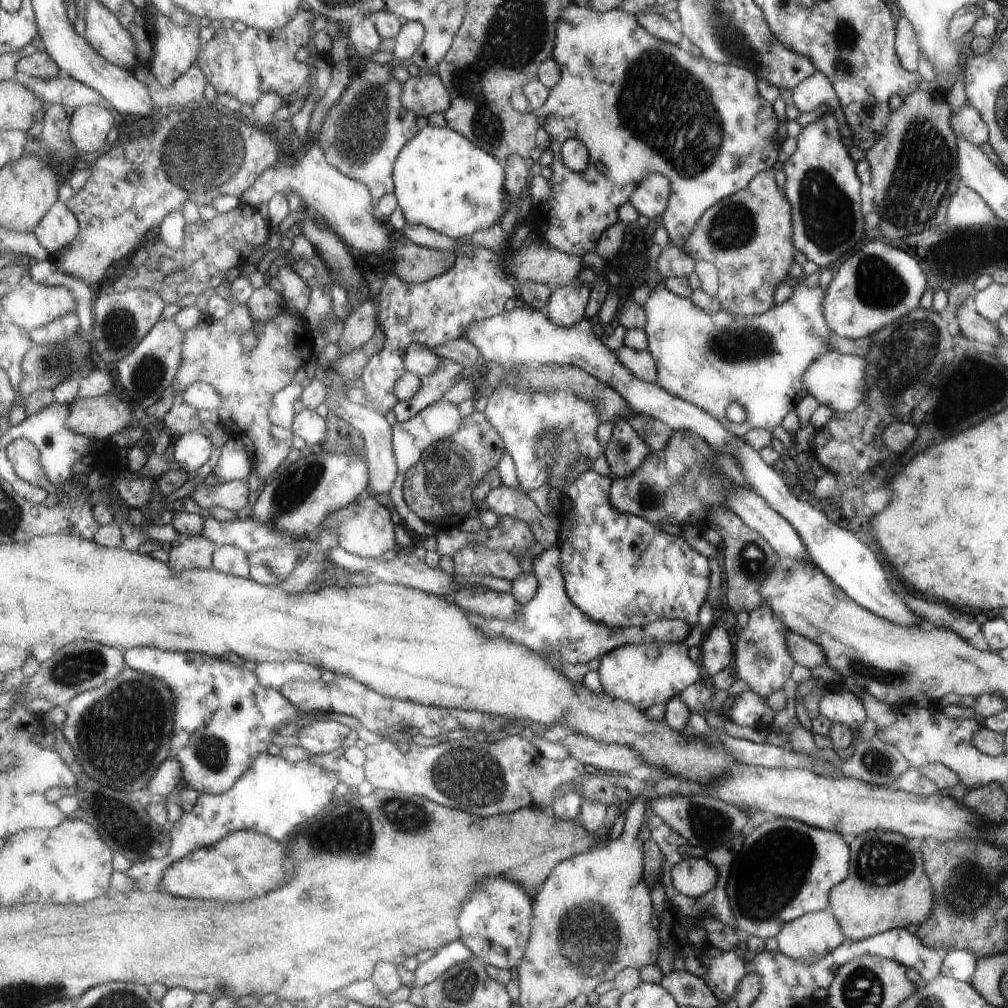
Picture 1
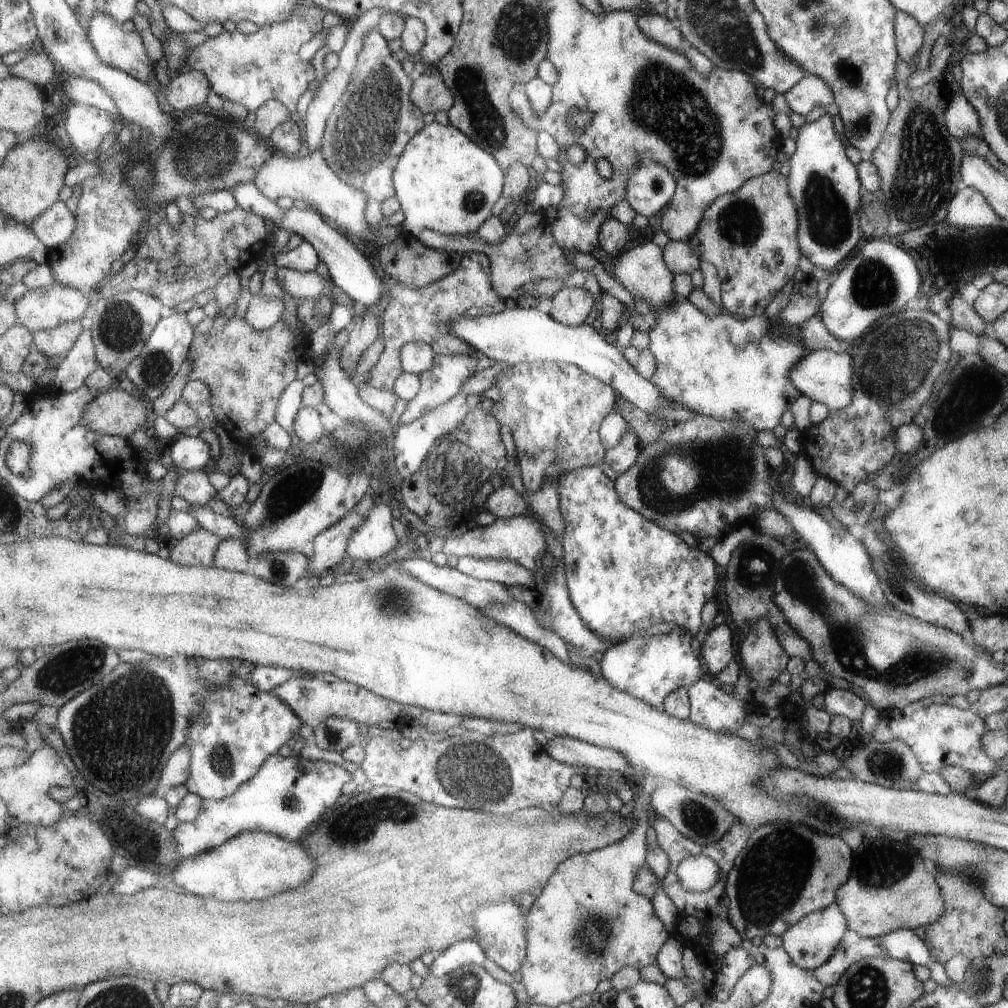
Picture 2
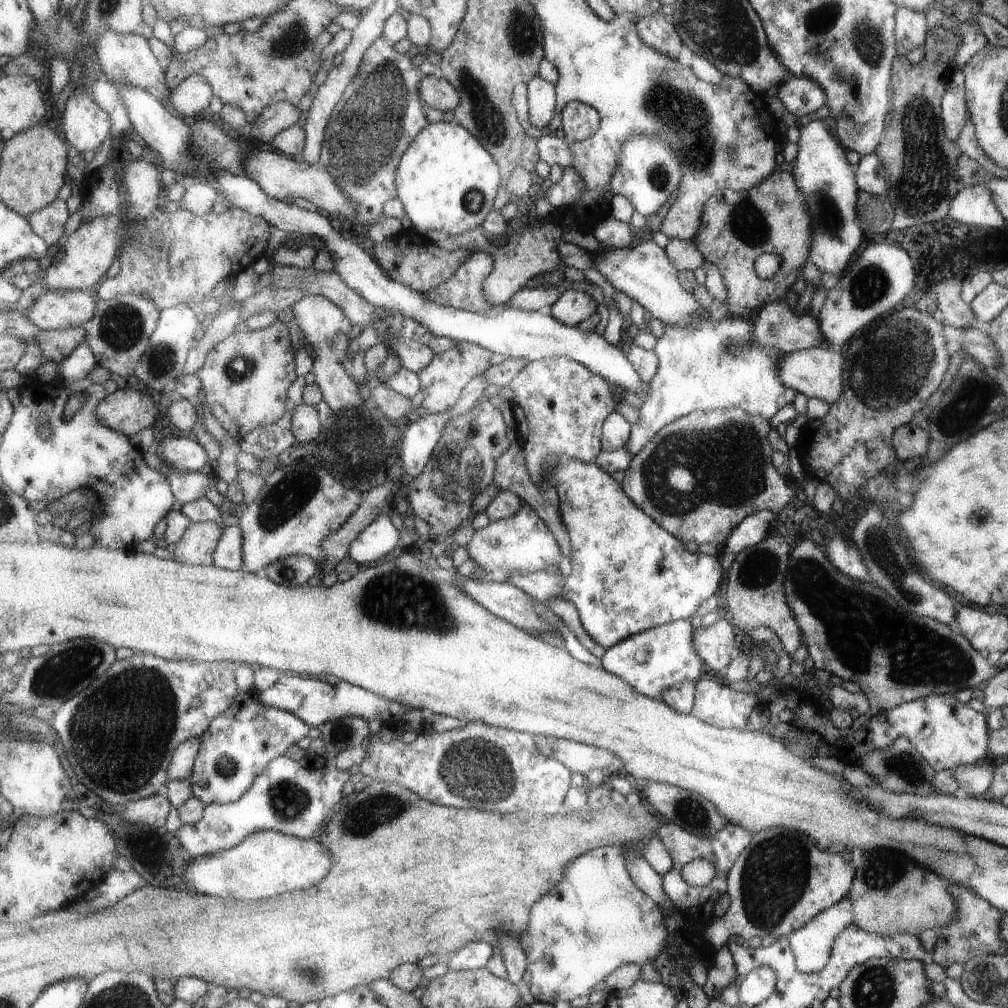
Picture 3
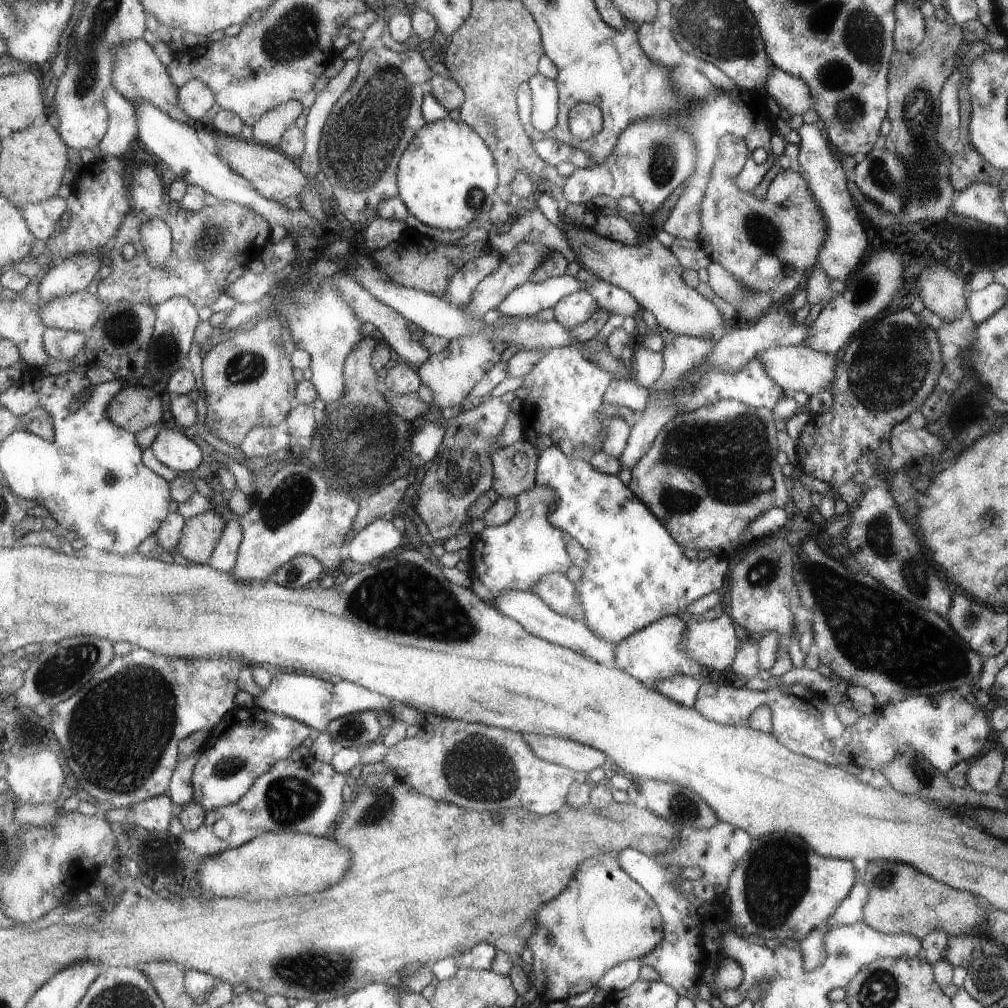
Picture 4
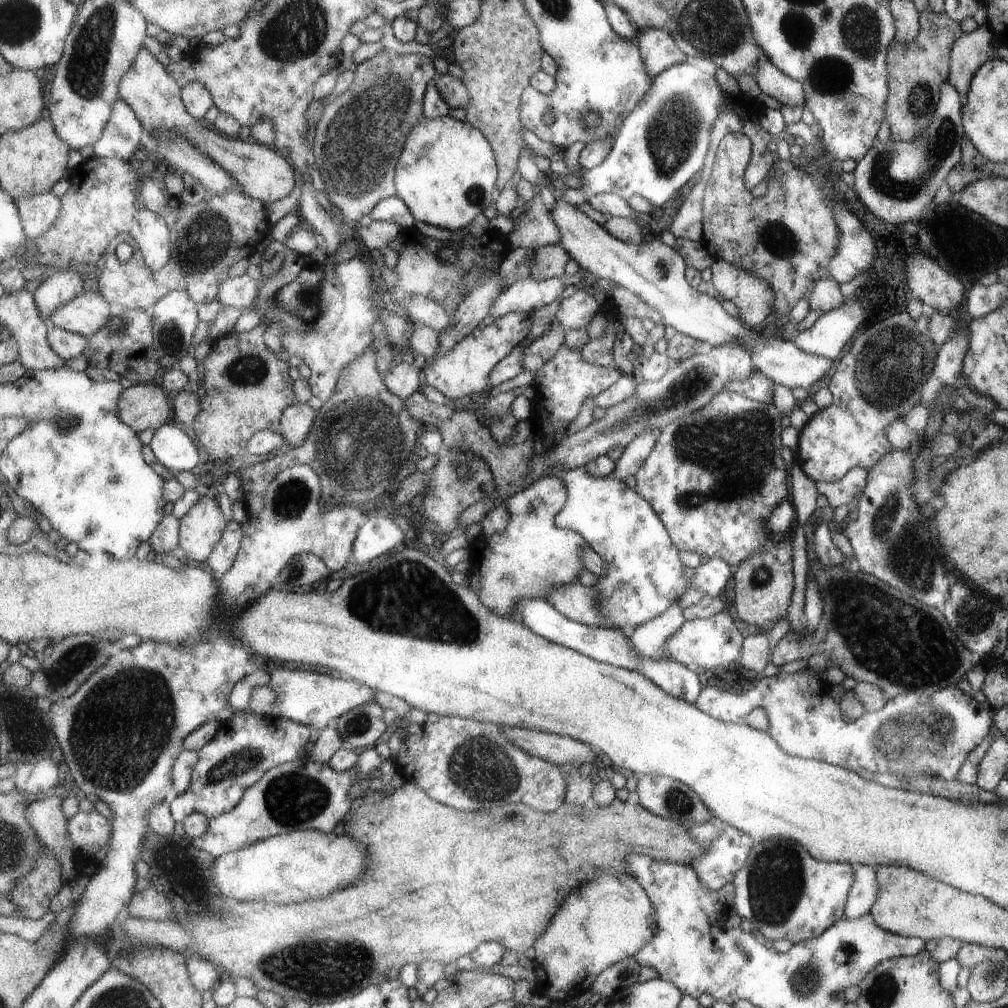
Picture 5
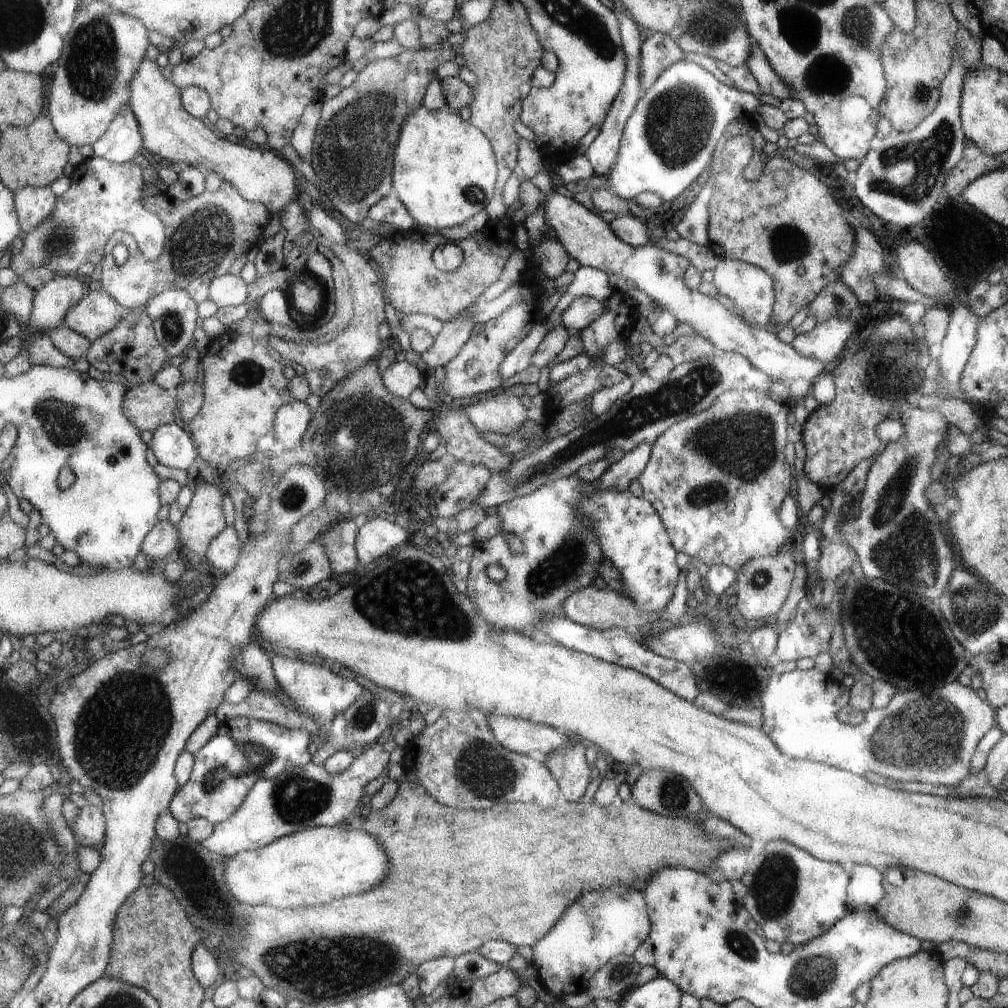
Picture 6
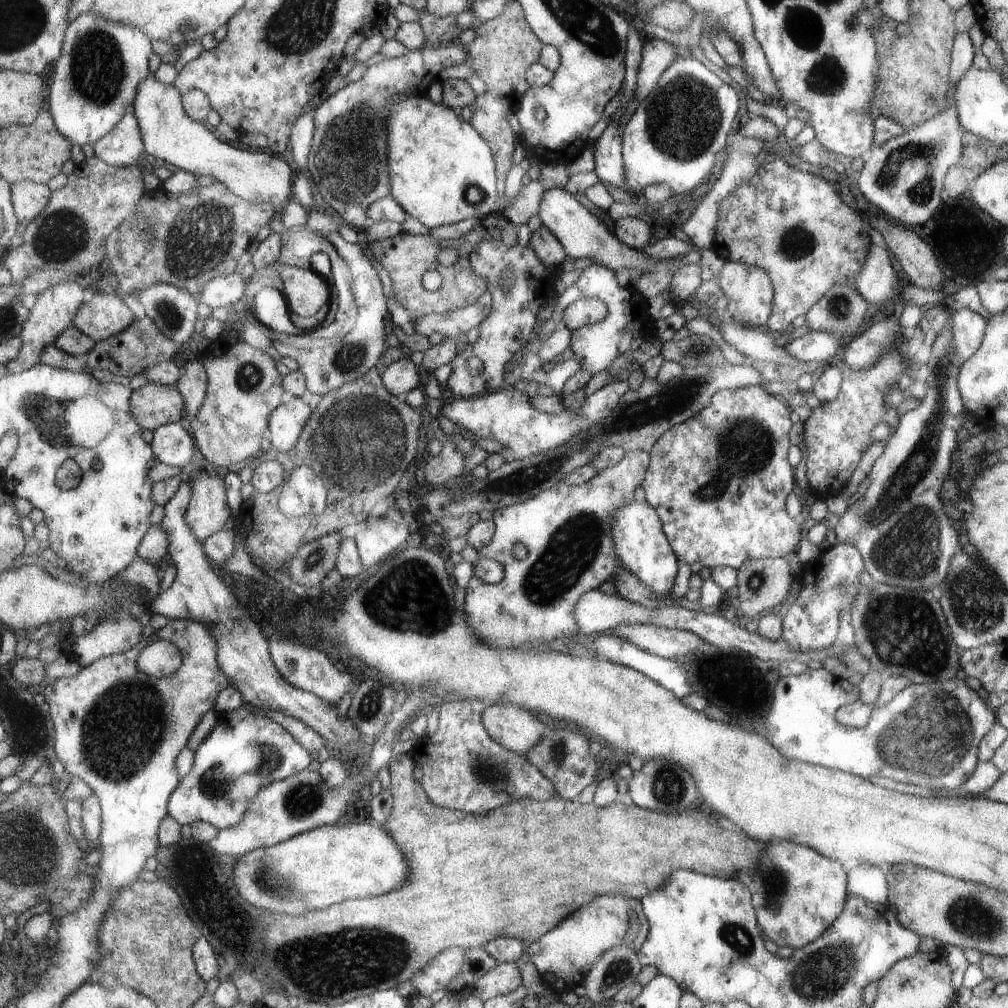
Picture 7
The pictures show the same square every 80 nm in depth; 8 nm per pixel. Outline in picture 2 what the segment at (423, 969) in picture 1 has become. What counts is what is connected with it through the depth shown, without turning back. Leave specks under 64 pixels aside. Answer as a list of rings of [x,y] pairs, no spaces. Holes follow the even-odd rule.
[[[459,941],[442,953],[435,954],[435,960],[428,966],[429,975],[442,977],[465,965],[481,965],[485,958],[488,958],[487,951],[477,941]]]

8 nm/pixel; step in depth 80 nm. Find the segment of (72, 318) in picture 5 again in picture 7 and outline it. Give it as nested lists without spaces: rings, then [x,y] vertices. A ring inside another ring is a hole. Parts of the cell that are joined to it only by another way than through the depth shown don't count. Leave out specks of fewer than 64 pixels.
[[[105,294],[87,300],[74,318],[73,325],[98,343],[119,335],[137,320],[119,295]]]

